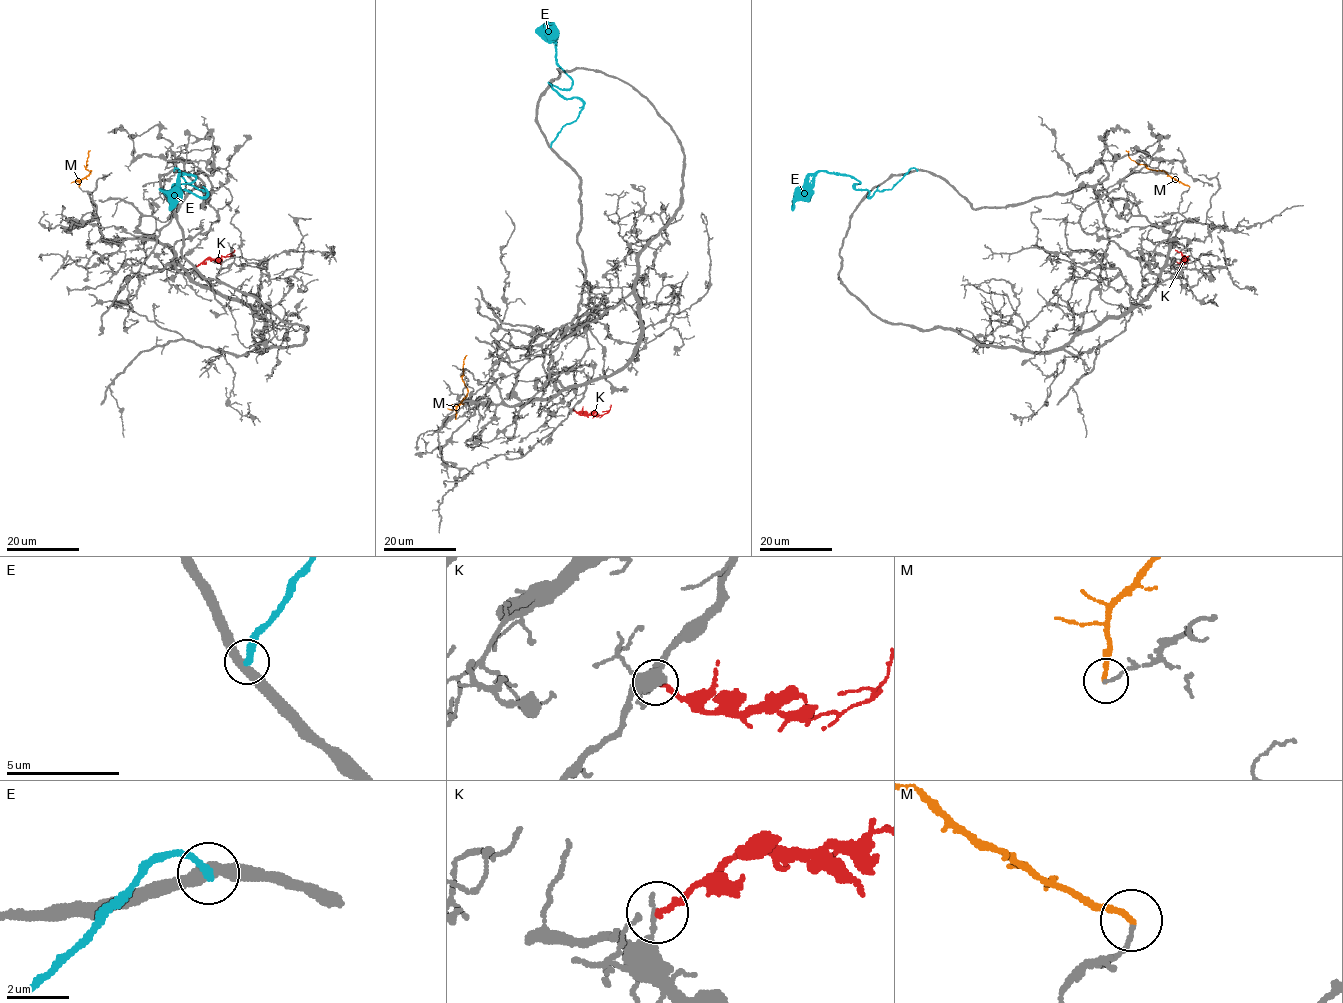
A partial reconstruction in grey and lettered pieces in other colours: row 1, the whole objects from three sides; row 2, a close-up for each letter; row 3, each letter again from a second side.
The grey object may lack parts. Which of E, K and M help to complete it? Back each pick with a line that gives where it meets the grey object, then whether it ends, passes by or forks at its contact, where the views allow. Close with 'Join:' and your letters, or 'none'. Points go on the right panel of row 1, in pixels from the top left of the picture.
Join: none

